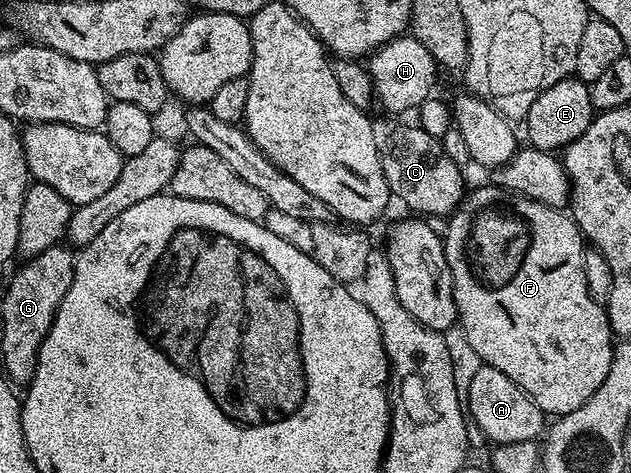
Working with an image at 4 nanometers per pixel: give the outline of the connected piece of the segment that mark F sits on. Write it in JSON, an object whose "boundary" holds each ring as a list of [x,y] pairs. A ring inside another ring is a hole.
{"boundary":[[[498,186],[491,188],[475,188],[464,195],[459,207],[451,213],[446,221],[447,232],[442,233],[443,249],[449,262],[449,270],[453,280],[453,294],[455,295],[455,305],[459,311],[458,327],[463,327],[463,336],[467,339],[467,344],[480,357],[482,363],[493,366],[493,370],[501,370],[505,378],[513,378],[533,402],[551,418],[558,418],[577,410],[591,395],[605,382],[605,374],[609,374],[611,360],[615,357],[613,347],[613,333],[611,323],[607,321],[607,309],[591,297],[585,282],[585,241],[583,233],[579,231],[574,220],[563,208],[550,208],[541,202],[533,202],[524,196],[517,196],[513,192],[506,192]]]}

